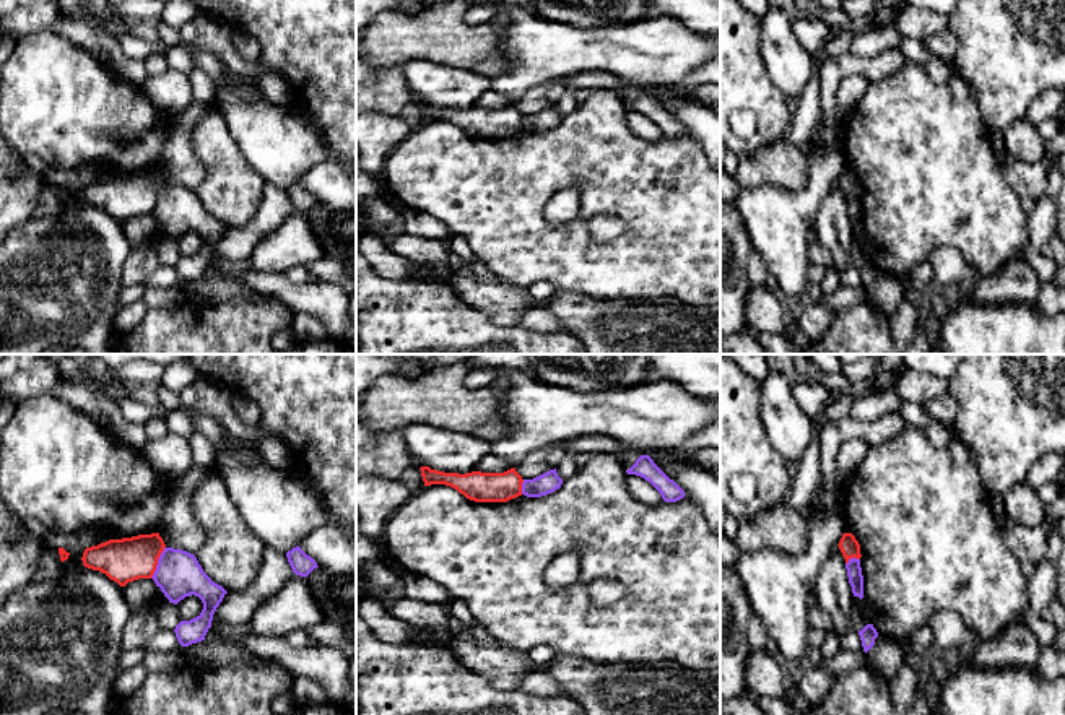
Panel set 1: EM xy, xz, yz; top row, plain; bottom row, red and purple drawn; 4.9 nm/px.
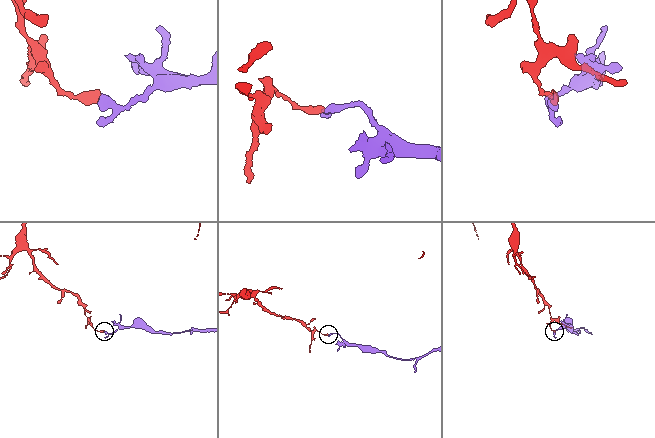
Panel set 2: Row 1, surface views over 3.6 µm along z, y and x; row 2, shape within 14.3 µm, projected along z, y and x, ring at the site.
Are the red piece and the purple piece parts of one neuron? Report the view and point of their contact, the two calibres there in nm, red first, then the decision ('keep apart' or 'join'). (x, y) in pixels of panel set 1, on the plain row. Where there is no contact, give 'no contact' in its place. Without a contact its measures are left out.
xy (156, 199) | 220/220 nm | keep apart

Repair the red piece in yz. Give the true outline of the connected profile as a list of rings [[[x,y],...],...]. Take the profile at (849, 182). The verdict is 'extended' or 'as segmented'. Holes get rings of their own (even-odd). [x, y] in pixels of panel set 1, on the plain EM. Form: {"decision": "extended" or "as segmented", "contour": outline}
{"decision": "as segmented", "contour": [[[844,169],[841,177],[839,177],[839,185],[845,195],[845,200],[855,193],[855,195],[860,195],[862,190],[860,190],[860,180],[859,177],[855,176],[855,172],[852,169]]]}

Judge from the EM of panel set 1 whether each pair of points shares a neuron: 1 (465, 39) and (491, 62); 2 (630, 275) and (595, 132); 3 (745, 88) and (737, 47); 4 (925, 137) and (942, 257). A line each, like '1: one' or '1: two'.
1: one
2: one
3: one
4: two

